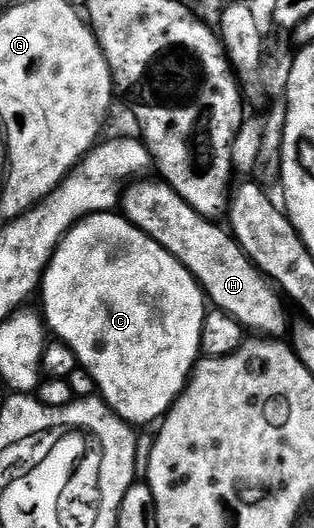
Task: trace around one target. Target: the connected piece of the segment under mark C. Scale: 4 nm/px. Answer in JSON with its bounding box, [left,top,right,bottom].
[42,211,206,425]

